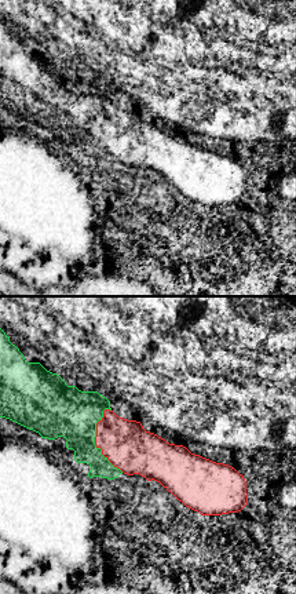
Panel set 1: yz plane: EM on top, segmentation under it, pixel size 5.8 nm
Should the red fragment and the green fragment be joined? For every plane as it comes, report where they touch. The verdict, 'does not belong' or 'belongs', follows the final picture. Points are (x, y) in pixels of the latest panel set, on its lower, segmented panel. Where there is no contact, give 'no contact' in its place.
contact (95, 441)

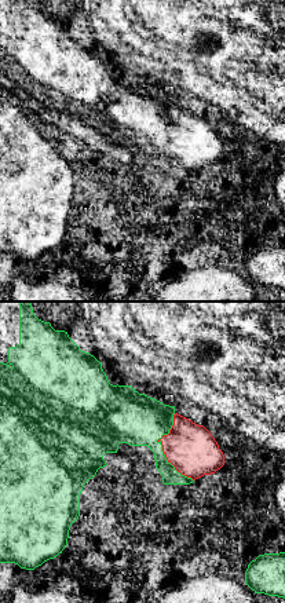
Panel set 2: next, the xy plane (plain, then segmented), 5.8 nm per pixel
contact (163, 449)

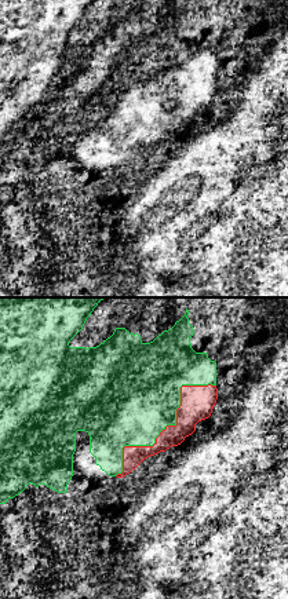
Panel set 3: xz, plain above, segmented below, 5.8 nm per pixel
contact (167, 426)

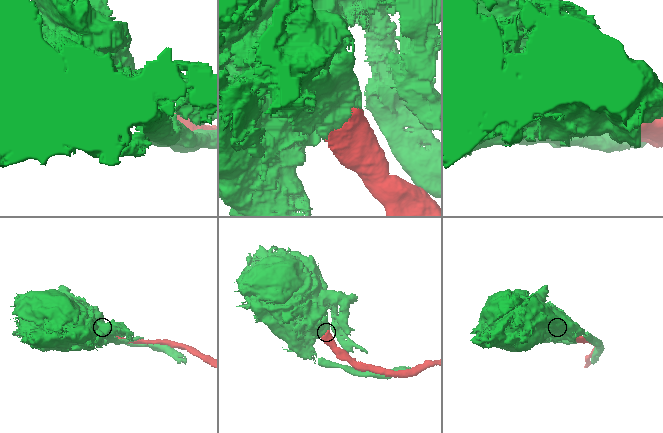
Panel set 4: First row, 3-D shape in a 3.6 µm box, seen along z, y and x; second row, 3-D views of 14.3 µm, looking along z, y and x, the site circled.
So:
does not belong

